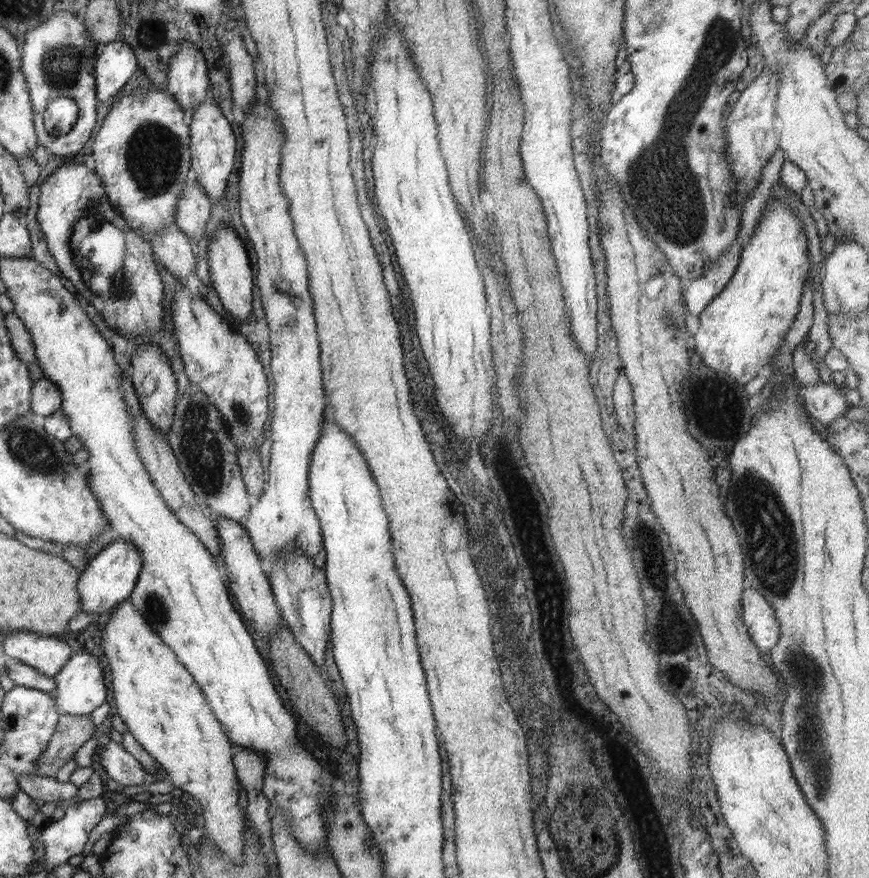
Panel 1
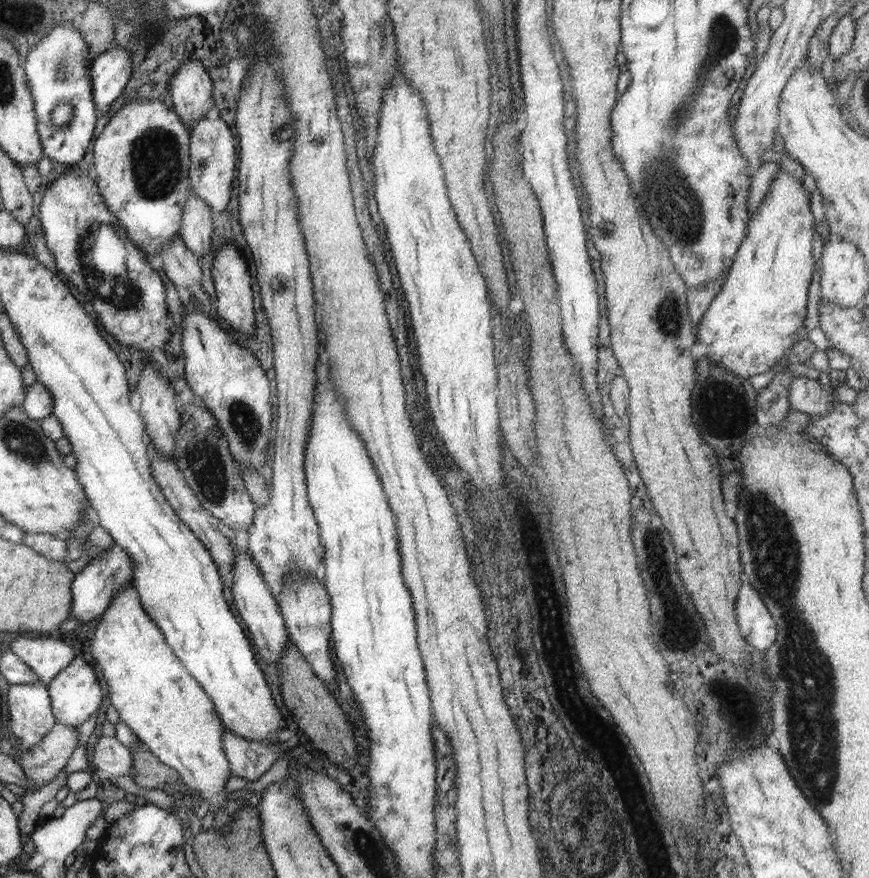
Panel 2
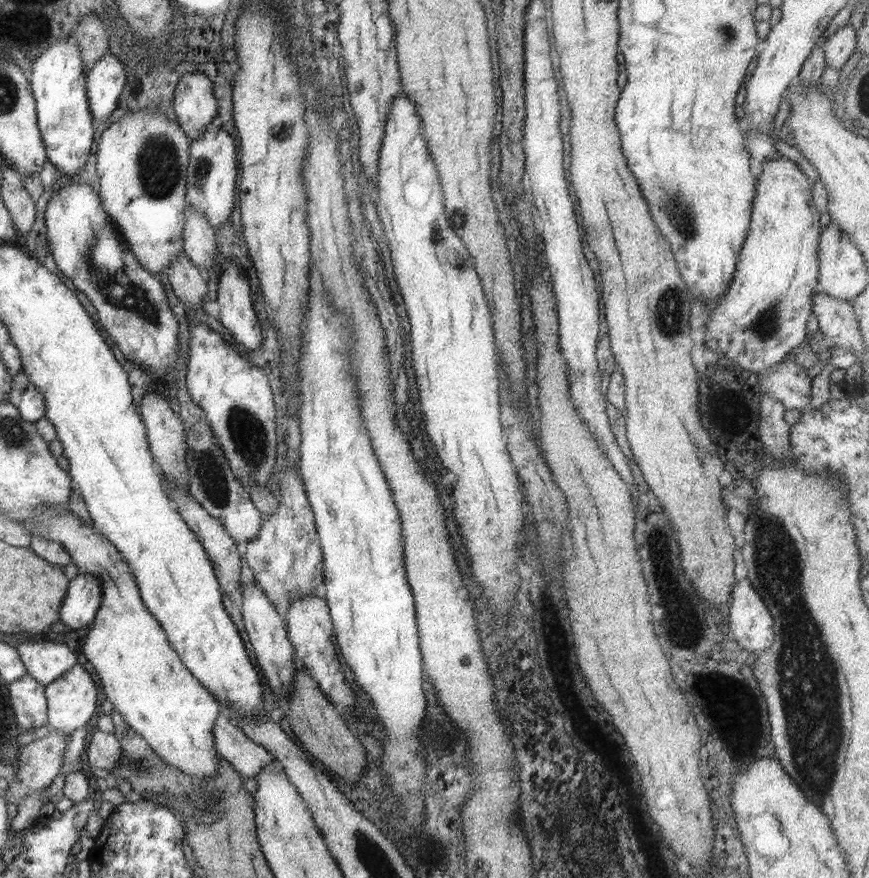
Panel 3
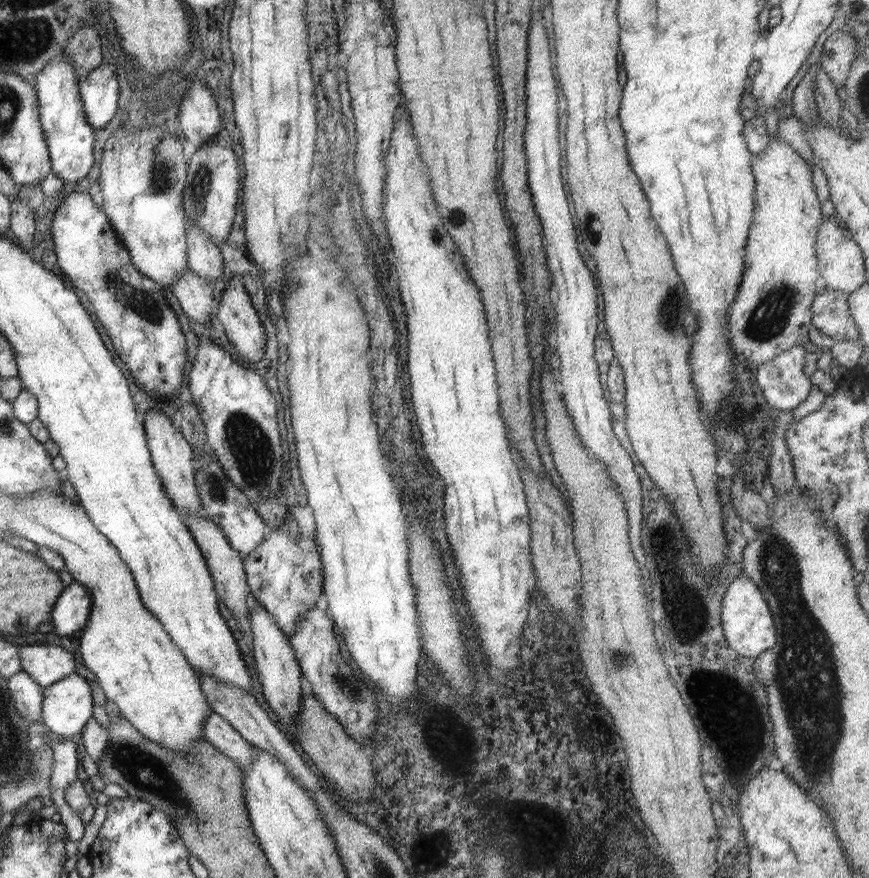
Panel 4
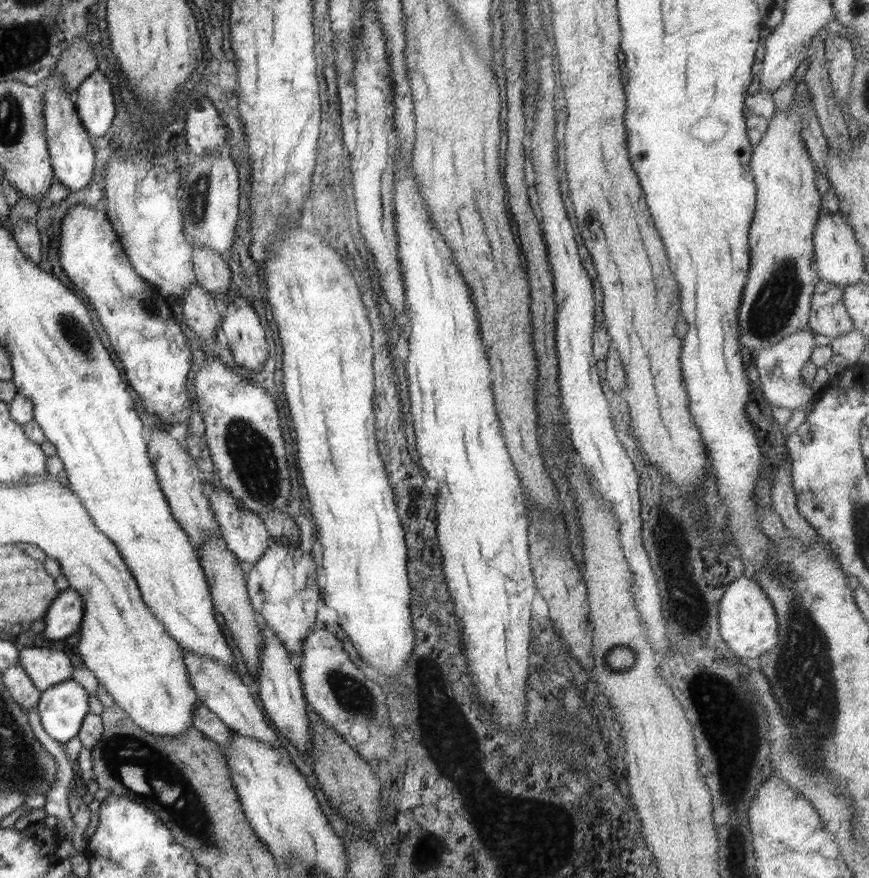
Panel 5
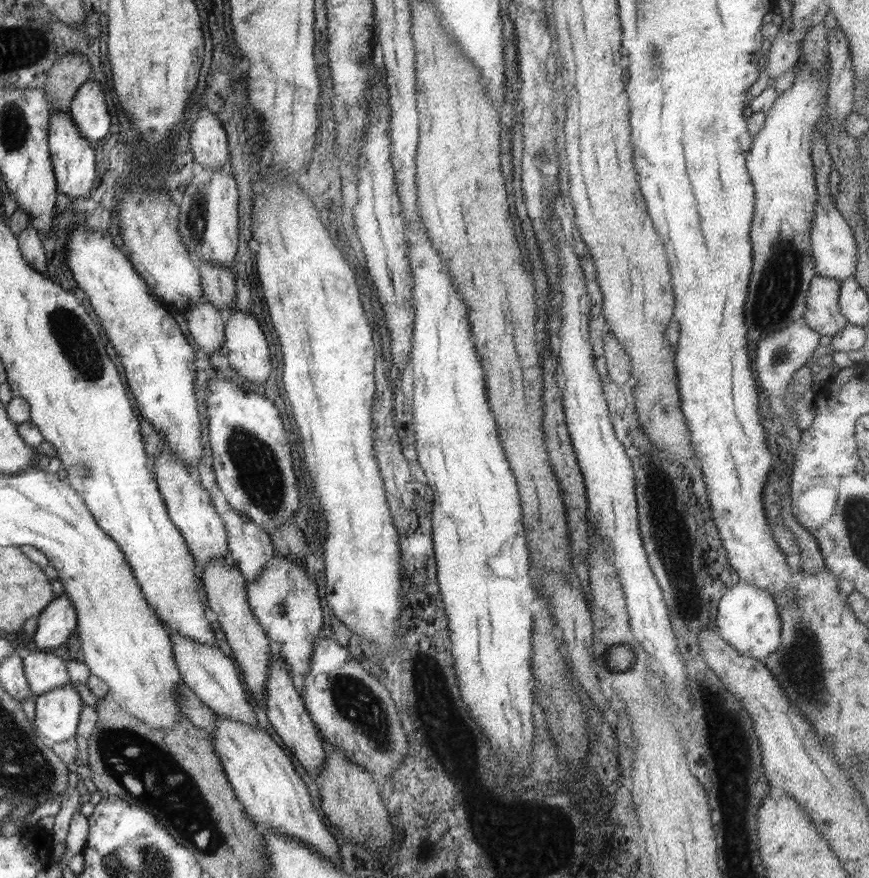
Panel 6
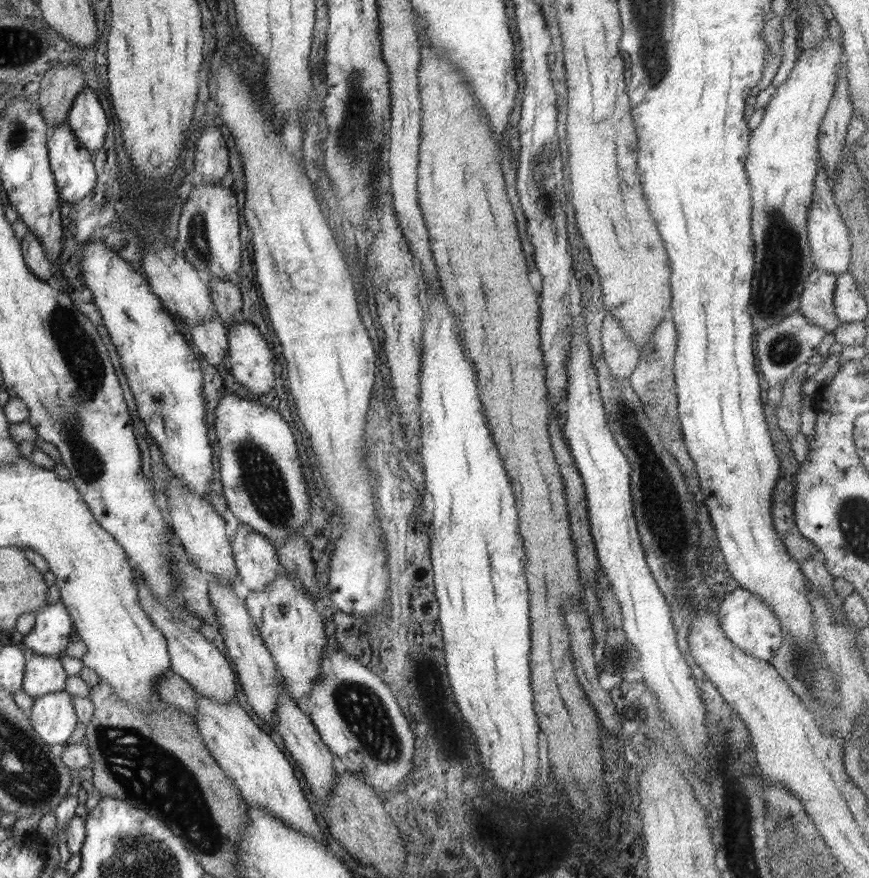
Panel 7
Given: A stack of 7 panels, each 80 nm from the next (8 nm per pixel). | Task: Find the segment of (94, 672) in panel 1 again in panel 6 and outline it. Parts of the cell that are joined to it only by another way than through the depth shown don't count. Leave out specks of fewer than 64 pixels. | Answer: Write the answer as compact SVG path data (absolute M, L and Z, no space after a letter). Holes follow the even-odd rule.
M67 684L36 697L34 726L47 740L64 743L77 733L84 702Z

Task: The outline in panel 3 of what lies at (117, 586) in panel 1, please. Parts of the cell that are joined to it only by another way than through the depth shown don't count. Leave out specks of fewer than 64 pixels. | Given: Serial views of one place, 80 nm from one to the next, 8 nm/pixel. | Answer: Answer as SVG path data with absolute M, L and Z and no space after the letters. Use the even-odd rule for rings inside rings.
M72 573L72 582L60 610L60 622L70 630L90 624L102 602L102 581L90 575Z

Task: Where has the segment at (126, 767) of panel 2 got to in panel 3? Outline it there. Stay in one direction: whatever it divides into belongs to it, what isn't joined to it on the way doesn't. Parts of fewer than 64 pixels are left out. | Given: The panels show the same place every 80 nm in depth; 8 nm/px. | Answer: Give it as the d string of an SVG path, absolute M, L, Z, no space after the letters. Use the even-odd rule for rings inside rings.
M94 727L93 730L86 750L88 764L90 767L112 772L112 768L116 768L115 764L121 757L120 743L112 733L102 731L98 727Z

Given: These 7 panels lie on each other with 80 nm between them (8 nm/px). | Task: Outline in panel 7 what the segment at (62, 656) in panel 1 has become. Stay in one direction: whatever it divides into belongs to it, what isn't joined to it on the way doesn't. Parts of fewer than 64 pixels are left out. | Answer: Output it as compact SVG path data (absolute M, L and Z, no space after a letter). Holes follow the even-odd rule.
M32 654L25 659L25 676L22 690L37 699L64 690L66 672L59 657Z

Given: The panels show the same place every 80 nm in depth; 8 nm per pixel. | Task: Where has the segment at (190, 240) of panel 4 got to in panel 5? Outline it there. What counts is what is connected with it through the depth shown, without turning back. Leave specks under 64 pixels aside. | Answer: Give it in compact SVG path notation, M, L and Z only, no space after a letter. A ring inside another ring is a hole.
M201 246L193 250L193 265L197 283L204 291L214 298L228 292L232 284L232 272L225 256Z

